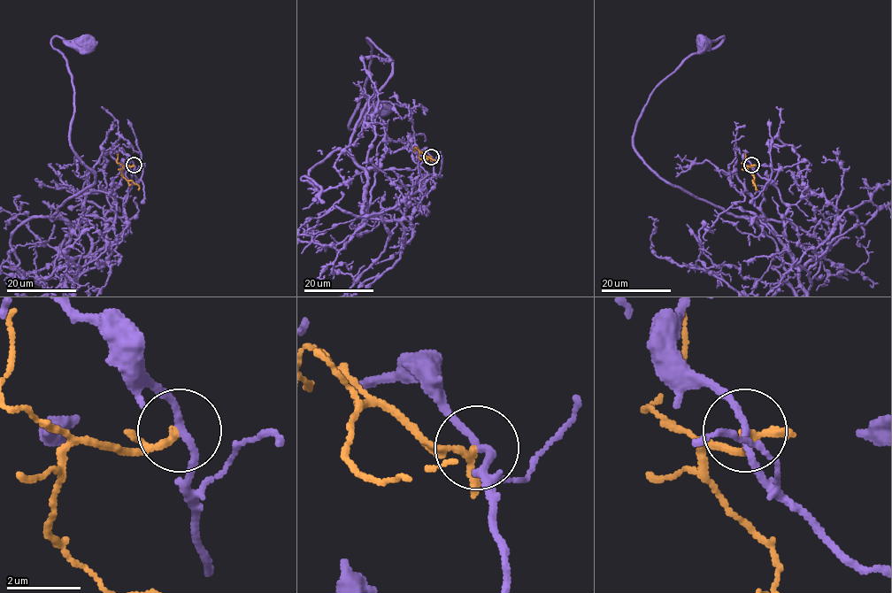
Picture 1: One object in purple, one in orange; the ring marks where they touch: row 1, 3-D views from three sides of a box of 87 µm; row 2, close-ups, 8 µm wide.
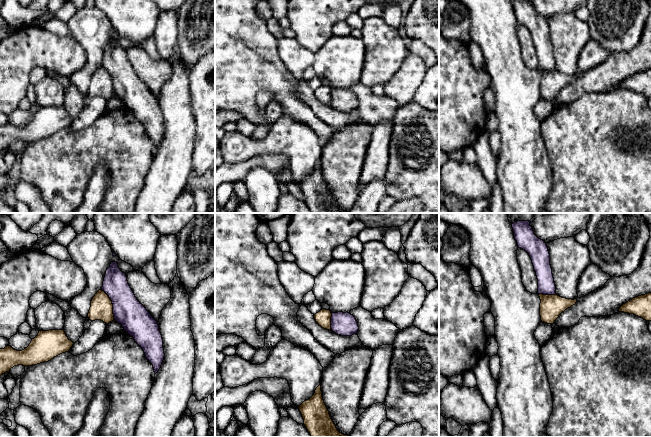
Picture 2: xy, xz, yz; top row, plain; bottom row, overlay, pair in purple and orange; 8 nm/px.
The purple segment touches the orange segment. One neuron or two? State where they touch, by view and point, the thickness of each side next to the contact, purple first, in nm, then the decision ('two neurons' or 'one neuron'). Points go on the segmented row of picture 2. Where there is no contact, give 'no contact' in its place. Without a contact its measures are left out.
xy (112, 303) | 240/180 nm | two neurons

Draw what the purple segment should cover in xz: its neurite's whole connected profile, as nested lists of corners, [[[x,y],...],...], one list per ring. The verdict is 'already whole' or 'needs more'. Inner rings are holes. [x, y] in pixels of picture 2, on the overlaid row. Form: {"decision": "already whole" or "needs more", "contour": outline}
{"decision": "already whole", "contour": [[[346,312],[332,313],[331,329],[341,336],[352,336],[358,332],[358,323],[353,315]]]}

